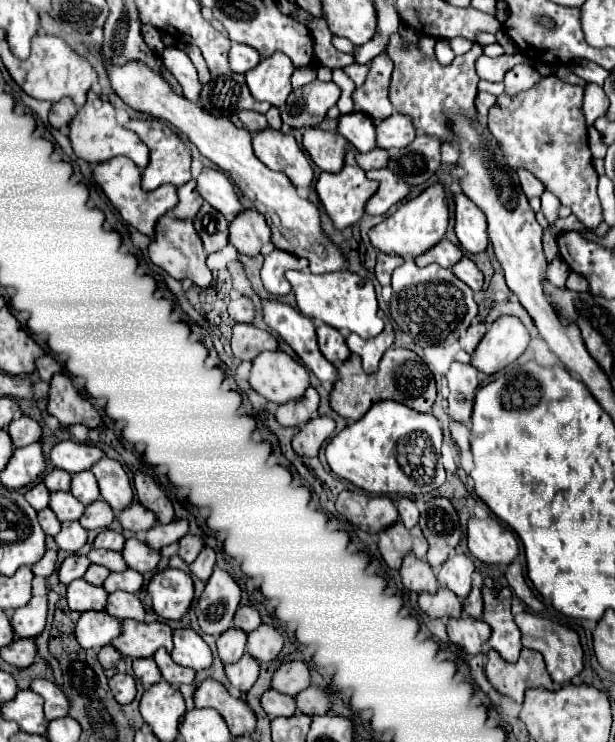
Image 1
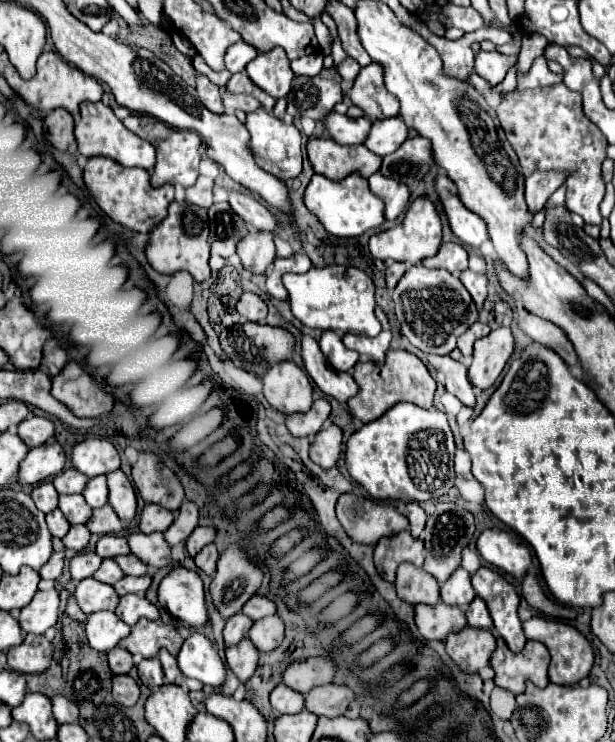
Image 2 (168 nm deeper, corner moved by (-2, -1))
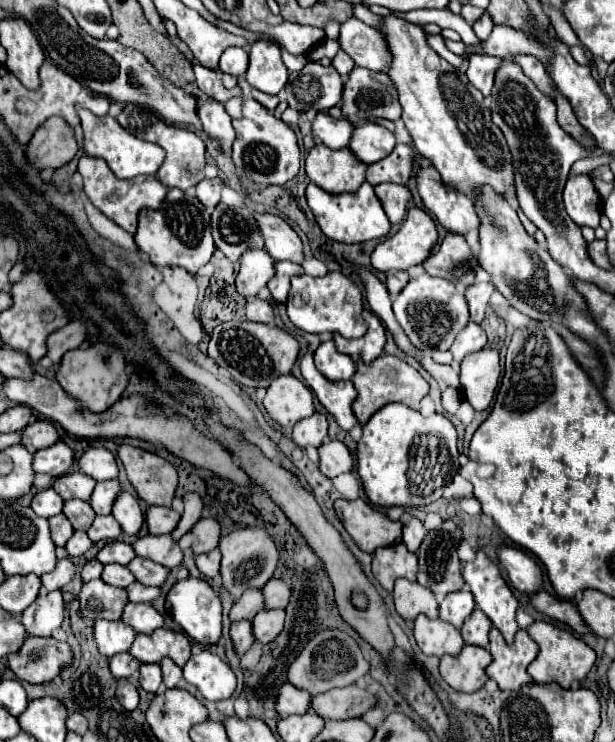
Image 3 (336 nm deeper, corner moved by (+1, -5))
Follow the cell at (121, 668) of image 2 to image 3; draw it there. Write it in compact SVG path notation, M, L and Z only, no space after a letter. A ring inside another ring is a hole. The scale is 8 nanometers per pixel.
M125 652L125 654L113 656L109 660L109 666L111 666L111 672L115 674L115 678L129 678L139 670L141 662L137 658L133 658L129 652Z

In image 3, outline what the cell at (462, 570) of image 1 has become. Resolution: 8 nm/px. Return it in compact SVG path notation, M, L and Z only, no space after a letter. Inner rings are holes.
M459 590L455 594L449 594L441 604L439 604L439 618L443 622L453 624L455 628L461 628L463 622L471 616L475 610L475 600L469 590Z

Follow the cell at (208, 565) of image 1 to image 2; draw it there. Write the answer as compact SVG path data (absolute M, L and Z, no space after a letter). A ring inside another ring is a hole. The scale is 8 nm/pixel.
M208 544L204 546L202 552L198 552L198 556L194 558L196 566L206 572L208 576L212 576L216 572L216 562L218 562L218 552L216 552L216 546L214 544Z

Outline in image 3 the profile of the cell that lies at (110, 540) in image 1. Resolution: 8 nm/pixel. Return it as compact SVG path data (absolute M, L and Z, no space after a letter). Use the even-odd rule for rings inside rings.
M109 542L97 554L97 560L103 564L111 564L111 562L129 564L133 558L135 558L135 550L131 544L125 544L125 542Z

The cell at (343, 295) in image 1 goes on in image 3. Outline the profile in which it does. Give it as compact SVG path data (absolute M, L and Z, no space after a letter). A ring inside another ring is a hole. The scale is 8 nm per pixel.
M329 272L323 278L313 276L295 276L291 278L291 292L287 300L289 320L305 332L339 332L343 338L359 338L367 332L367 326L361 318L363 294L361 290L341 272Z

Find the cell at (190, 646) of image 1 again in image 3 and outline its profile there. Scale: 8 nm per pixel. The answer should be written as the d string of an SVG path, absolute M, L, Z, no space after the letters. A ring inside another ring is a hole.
M207 648L193 650L191 660L183 666L185 680L197 686L199 694L205 700L219 702L229 698L235 692L237 680L229 664L225 664L217 654Z

